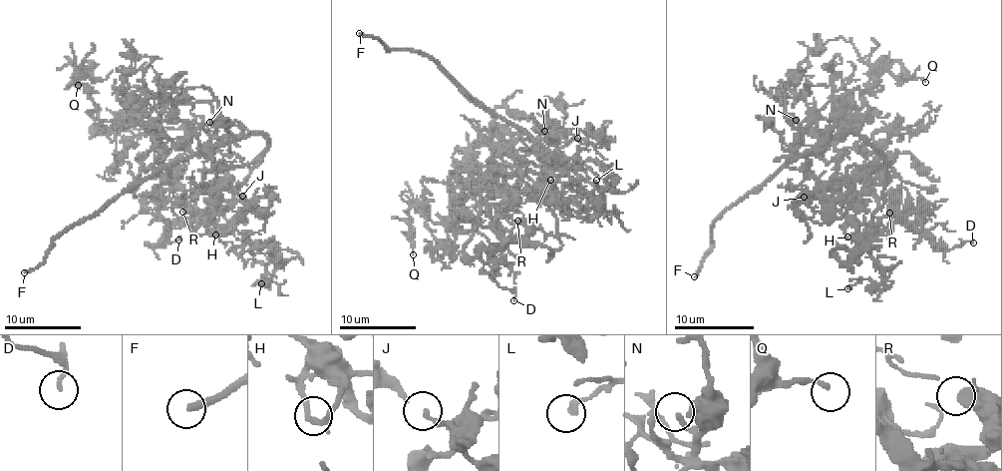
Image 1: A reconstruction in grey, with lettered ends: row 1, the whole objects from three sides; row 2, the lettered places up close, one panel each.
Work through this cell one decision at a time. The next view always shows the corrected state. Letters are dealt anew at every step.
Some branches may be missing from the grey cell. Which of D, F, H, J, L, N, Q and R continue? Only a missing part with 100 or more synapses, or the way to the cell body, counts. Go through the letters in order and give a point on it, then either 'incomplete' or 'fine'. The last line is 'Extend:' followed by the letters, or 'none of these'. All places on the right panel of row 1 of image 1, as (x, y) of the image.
D: (973, 242) | fine
F: (694, 276) | incomplete
H: (847, 236) | fine
J: (804, 197) | fine
L: (847, 288) | fine
N: (796, 120) | fine
Q: (925, 82) | fine
R: (889, 213) | fine
Extend: F

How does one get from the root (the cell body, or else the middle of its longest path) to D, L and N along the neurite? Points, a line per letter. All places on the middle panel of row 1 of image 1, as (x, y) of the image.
D: (598, 209), (577, 219), (552, 205), (561, 245), (550, 252), (515, 241), (500, 248), (491, 277), (513, 300)
L: (598, 209), (577, 219), (531, 194), (573, 211), (580, 207), (569, 198), (582, 194), (600, 213), (596, 180)
N: (598, 209), (601, 196), (554, 156), (542, 156), (548, 150), (534, 146), (542, 134), (550, 134), (544, 131)

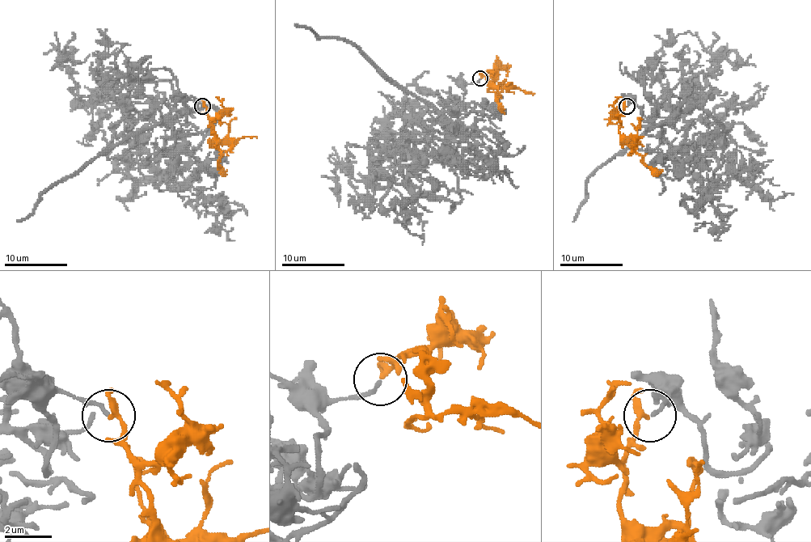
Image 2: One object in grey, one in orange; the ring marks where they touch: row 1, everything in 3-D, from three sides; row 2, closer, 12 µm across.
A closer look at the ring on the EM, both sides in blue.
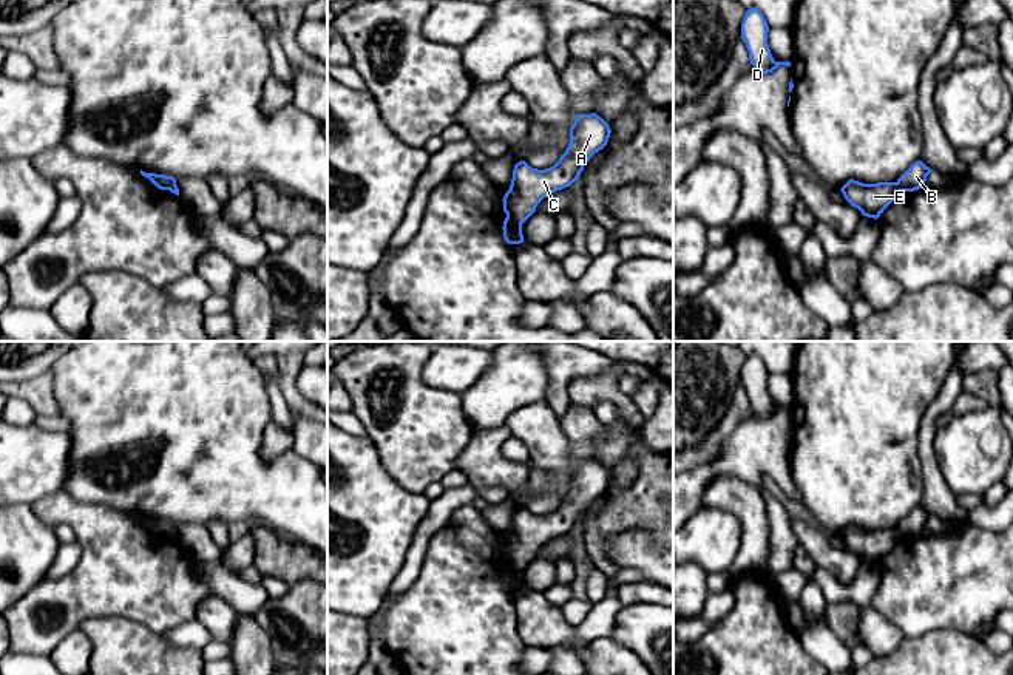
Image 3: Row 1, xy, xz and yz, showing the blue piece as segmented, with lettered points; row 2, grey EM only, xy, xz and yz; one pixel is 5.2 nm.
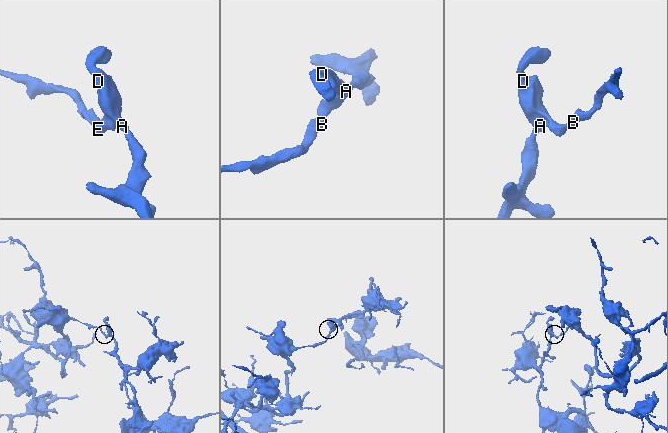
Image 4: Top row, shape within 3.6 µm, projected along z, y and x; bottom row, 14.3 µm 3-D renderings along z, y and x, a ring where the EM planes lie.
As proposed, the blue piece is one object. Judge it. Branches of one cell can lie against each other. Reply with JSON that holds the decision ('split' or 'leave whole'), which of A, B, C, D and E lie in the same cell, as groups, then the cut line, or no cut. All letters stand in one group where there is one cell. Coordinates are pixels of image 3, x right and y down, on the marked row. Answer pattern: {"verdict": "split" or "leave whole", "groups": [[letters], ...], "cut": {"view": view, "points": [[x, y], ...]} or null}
{"verdict": "split", "groups": [["A", "C", "D", "E"], ["B"]], "cut": {"view": "xz", "points": [[507, 215], [521, 226]]}}

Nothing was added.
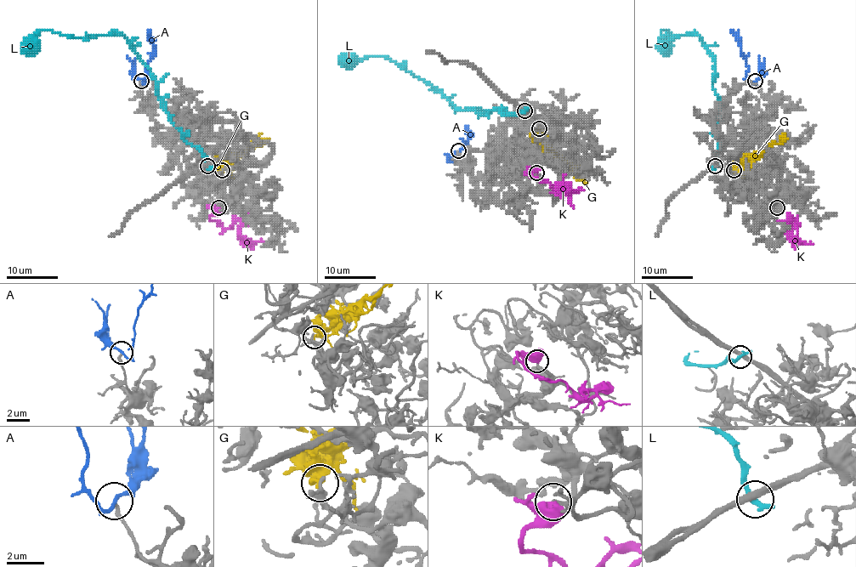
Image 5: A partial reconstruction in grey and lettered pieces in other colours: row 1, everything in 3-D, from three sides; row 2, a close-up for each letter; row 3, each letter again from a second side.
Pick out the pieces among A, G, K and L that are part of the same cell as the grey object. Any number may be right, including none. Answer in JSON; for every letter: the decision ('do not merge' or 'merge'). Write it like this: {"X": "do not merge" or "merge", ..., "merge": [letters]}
{"A": "do not merge", "G": "do not merge", "K": "merge", "L": "do not merge", "merge": ["K"]}

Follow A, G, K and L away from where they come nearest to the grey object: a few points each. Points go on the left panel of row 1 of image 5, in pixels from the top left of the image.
A: (140, 81), (145, 82), (147, 65), (155, 52), (153, 39), (150, 36), (150, 29)
G: (222, 170), (231, 158), (236, 158), (246, 148), (259, 143), (257, 133)
K: (219, 207), (210, 220), (219, 223), (225, 229), (236, 221), (242, 221), (240, 232), (252, 243), (255, 240)
L: (207, 166), (205, 155), (184, 140), (162, 108), (155, 79), (122, 36), (70, 36), (43, 29), (28, 56)

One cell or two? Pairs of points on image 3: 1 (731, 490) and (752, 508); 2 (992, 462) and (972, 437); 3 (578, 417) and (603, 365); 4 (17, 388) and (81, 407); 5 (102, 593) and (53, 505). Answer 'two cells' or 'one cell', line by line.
1: one cell
2: one cell
3: two cells
4: two cells
5: one cell

